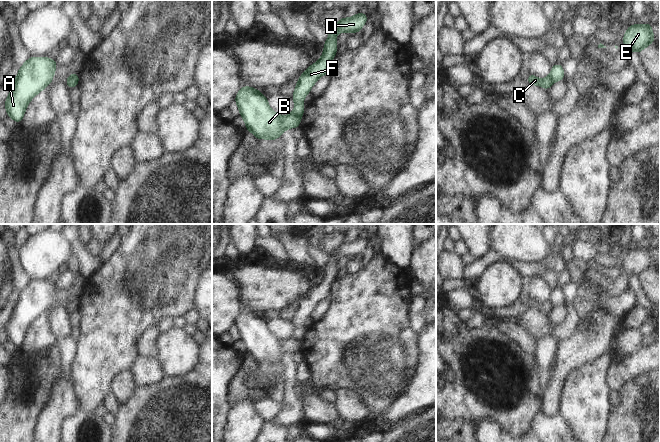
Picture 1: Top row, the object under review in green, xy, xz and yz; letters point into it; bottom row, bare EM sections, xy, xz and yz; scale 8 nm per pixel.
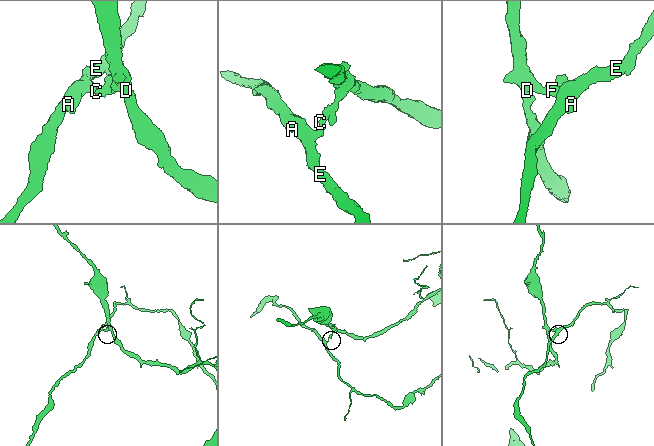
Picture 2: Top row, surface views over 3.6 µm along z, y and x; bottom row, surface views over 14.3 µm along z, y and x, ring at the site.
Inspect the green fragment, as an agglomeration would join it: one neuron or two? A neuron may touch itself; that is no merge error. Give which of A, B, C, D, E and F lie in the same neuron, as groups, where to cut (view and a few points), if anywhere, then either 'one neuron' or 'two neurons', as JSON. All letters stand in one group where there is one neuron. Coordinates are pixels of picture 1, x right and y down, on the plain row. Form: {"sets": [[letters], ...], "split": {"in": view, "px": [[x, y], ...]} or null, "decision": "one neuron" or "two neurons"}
{"sets": [["A", "B", "E"], ["C", "D", "F"]], "split": {"in": "xz", "px": [[293, 336], [300, 340]]}, "decision": "two neurons"}

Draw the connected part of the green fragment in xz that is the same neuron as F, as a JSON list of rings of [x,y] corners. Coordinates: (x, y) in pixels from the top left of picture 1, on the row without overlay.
[[[359,236],[351,242],[342,241],[335,249],[328,251],[329,260],[324,267],[324,276],[322,281],[310,291],[298,302],[295,315],[292,319],[292,323],[295,326],[295,332],[293,337],[297,340],[302,340],[305,335],[305,330],[302,326],[305,320],[310,317],[310,313],[316,307],[317,303],[325,298],[330,297],[331,285],[336,279],[338,270],[336,268],[336,259],[338,256],[353,256],[357,258],[361,255],[362,250],[369,244],[366,237]]]

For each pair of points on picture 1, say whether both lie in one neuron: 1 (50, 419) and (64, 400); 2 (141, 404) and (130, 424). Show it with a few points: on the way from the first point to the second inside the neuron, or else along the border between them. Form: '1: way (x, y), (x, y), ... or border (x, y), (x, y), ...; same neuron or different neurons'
1: way (54, 414), (61, 405); same neuron
2: way (141, 409), (141, 413), (135, 419); same neuron

